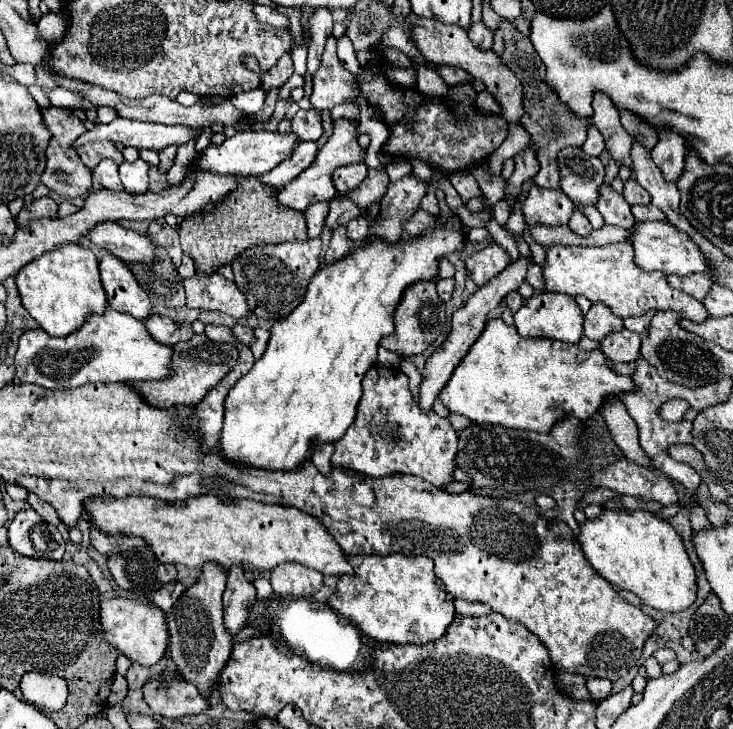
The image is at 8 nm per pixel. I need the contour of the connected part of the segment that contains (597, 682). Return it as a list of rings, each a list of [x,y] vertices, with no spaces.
[[[588,678],[588,690],[590,690],[594,700],[602,700],[602,698],[606,698],[610,694],[612,682],[604,680],[604,678]]]

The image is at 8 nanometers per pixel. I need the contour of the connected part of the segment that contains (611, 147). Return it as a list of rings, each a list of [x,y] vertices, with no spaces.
[[[596,94],[592,106],[594,106],[592,124],[602,132],[606,150],[610,152],[610,156],[618,166],[632,168],[630,148],[634,140],[620,124],[620,114],[616,108],[612,108],[612,100],[608,100],[604,94]]]

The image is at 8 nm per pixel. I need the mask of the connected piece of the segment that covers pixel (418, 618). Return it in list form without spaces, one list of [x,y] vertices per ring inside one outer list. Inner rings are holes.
[[[348,556],[354,568],[352,576],[340,576],[336,592],[330,596],[328,606],[344,616],[366,636],[378,642],[392,644],[428,644],[446,634],[448,624],[454,620],[454,598],[442,590],[434,578],[434,564],[428,556]]]

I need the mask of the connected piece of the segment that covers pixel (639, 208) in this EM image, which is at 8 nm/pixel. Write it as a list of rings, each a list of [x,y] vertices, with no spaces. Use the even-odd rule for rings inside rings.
[[[634,204],[632,206],[632,214],[636,216],[636,220],[662,220],[664,218],[664,214],[656,208],[656,206],[652,206],[652,204],[648,204],[648,206],[642,206],[642,204]]]

